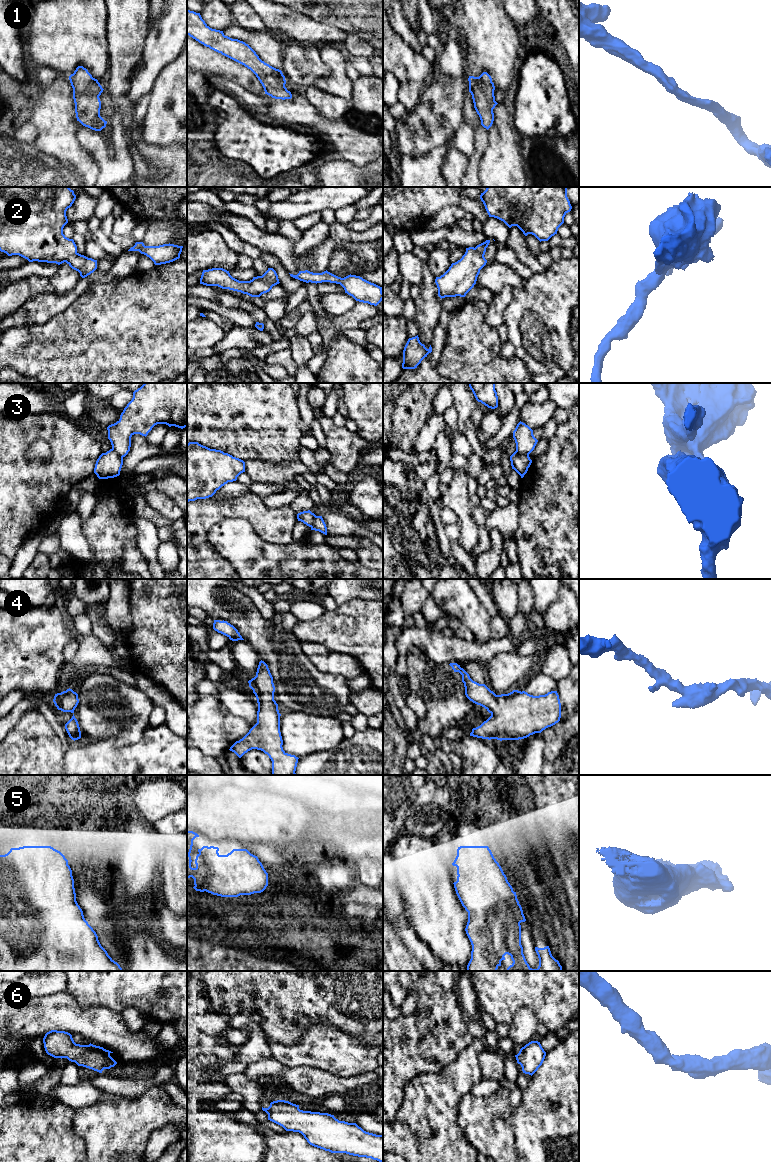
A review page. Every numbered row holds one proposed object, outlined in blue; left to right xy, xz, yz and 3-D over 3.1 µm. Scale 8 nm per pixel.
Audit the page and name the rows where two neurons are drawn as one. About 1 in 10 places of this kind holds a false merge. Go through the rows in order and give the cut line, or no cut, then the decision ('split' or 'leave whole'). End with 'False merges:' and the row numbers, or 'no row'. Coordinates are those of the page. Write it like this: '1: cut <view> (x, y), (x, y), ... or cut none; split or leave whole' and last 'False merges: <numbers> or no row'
1: cut none; leave whole
2: cut none; leave whole
3: cut yz (516, 450), (528, 455); split
4: cut none; leave whole
5: cut none; leave whole
6: cut none; leave whole
False merges: 3

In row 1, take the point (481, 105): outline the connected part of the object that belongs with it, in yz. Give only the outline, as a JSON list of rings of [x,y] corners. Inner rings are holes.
[[[483,72],[479,77],[469,76],[468,81],[474,108],[480,117],[481,125],[488,130],[494,121],[493,109],[498,104],[495,101],[492,78],[487,72]]]

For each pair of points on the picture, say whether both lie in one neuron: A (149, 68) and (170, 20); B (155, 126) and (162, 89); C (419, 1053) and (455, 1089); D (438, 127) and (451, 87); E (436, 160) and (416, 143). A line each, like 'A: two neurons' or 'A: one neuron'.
A: one neuron
B: one neuron
C: two neurons
D: one neuron
E: two neurons

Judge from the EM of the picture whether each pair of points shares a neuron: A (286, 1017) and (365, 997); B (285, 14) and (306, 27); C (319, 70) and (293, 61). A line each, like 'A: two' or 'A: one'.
A: one
B: one
C: one

